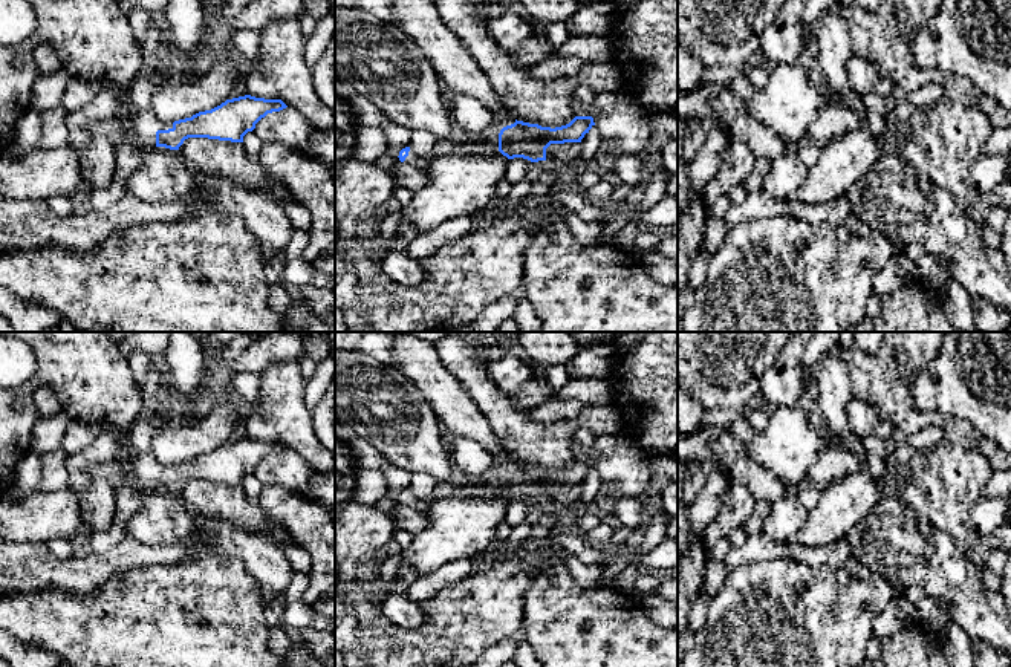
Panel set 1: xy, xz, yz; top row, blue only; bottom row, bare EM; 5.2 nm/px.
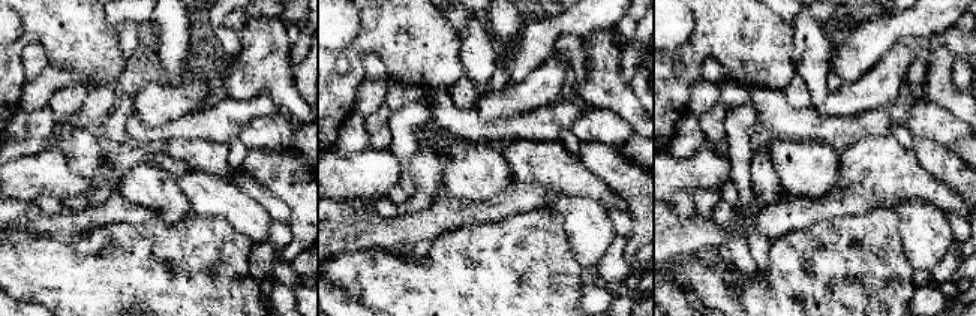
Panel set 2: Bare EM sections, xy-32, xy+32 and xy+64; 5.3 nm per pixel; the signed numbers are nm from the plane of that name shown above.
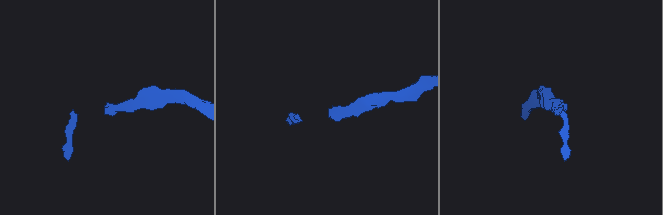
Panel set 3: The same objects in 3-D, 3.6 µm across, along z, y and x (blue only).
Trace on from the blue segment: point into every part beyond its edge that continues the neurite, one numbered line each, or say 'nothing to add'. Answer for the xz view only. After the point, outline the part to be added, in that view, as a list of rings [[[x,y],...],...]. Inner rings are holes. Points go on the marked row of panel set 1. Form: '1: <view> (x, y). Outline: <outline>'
1: xz (487, 141). Outline: [[[509,116],[496,118],[482,133],[465,142],[468,151],[473,153],[496,153],[499,151],[499,133],[503,127],[514,124]]]

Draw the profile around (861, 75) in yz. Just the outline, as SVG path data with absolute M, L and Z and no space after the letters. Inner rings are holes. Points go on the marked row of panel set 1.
M853 55L849 61L847 61L847 78L850 83L850 87L860 95L866 95L867 92L872 92L878 76L876 76L876 70L873 69L873 66L866 61L864 58Z

